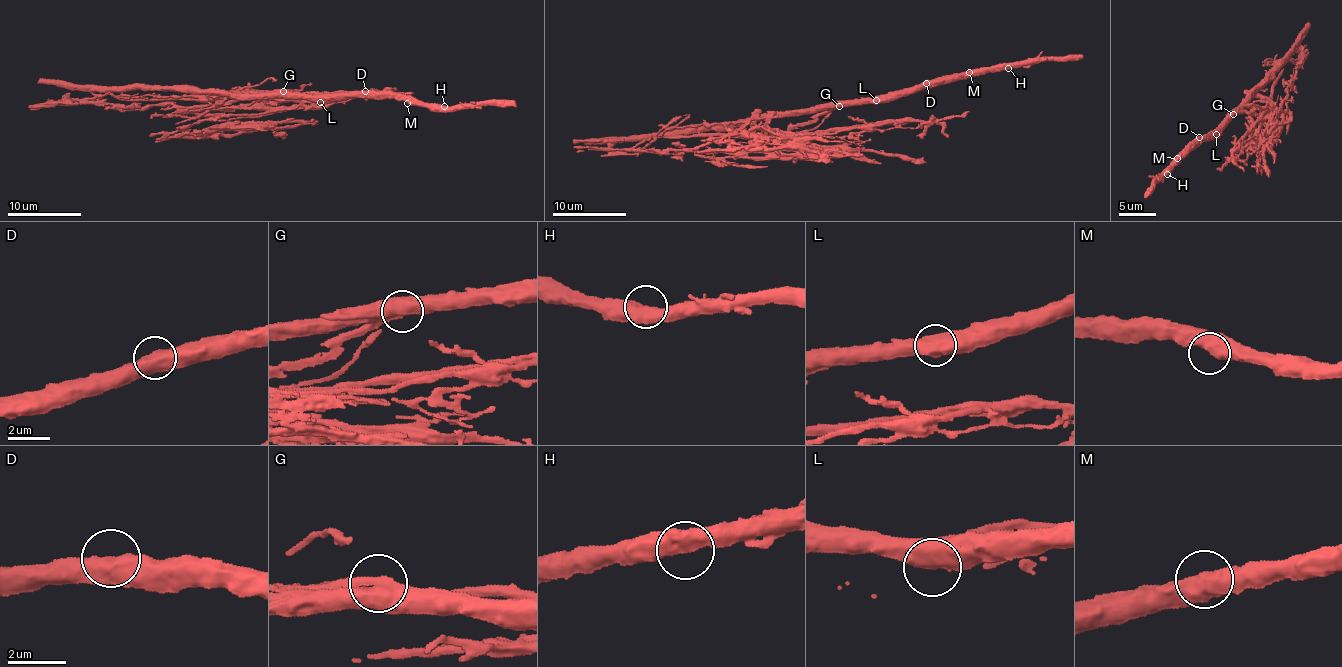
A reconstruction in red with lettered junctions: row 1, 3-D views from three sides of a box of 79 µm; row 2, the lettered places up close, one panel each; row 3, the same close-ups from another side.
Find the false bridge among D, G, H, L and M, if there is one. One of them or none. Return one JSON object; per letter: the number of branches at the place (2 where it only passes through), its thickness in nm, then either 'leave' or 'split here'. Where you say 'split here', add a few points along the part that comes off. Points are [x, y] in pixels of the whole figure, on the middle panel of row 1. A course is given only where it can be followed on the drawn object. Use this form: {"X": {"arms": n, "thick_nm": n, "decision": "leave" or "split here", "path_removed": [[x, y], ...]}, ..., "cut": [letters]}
{"D": {"arms": 2, "thick_nm": 600, "decision": "leave"}, "G": {"arms": 2, "thick_nm": 550, "decision": "split here", "path_removed": [[838, 105], [795, 127], [788, 141], [768, 149], [694, 151], [610, 148], [605, 142], [573, 139]]}, "H": {"arms": 2, "thick_nm": 550, "decision": "leave"}, "L": {"arms": 2, "thick_nm": 550, "decision": "leave"}, "M": {"arms": 2, "thick_nm": 550, "decision": "leave"}, "cut": ["G"]}

